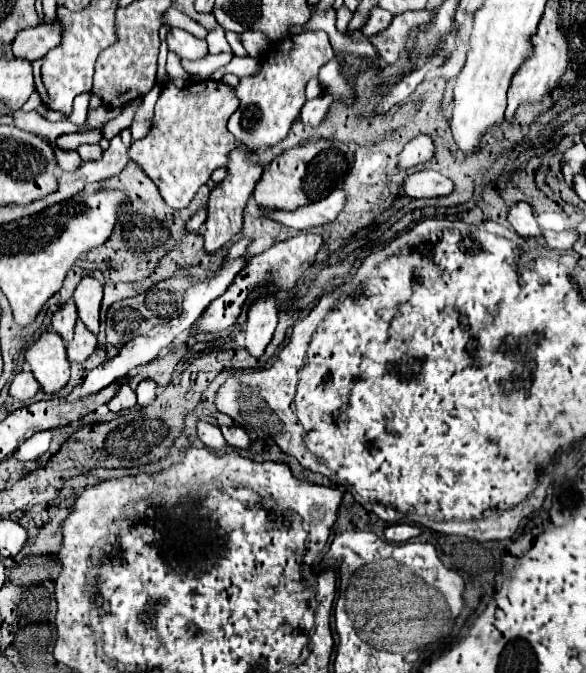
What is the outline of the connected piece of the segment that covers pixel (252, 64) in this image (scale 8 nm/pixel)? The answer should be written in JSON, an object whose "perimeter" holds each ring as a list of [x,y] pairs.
{"perimeter":[[[234,56],[226,66],[221,67],[213,74],[213,79],[221,81],[221,78],[227,73],[233,73],[239,77],[253,76],[258,74],[261,65],[262,61],[260,58]]]}

